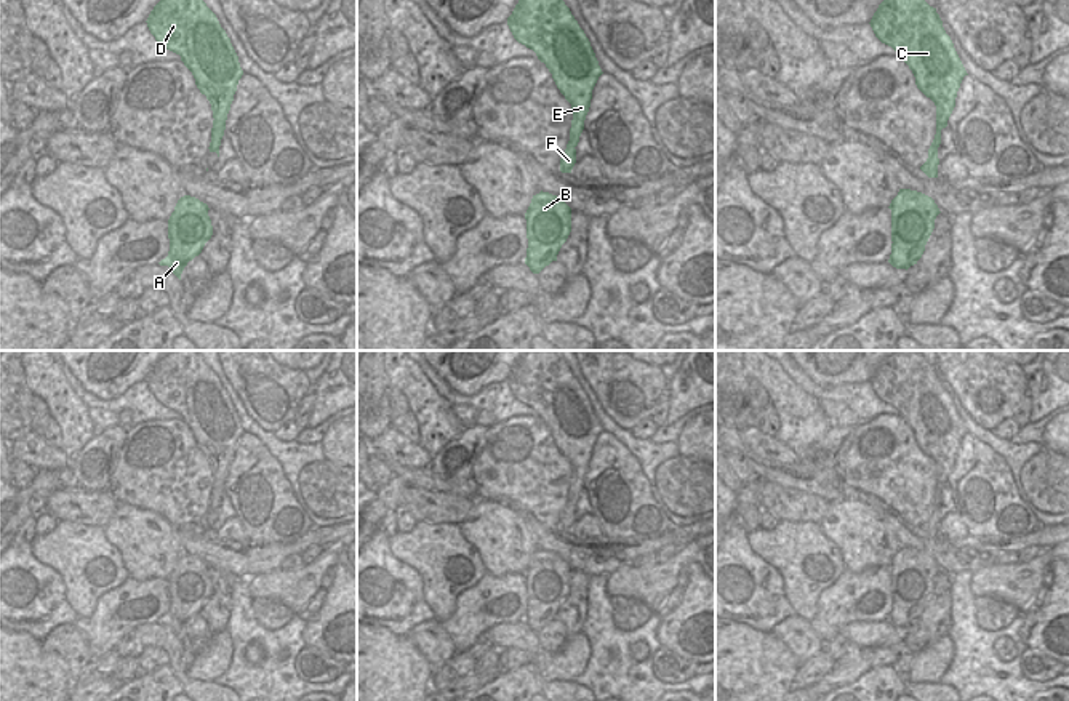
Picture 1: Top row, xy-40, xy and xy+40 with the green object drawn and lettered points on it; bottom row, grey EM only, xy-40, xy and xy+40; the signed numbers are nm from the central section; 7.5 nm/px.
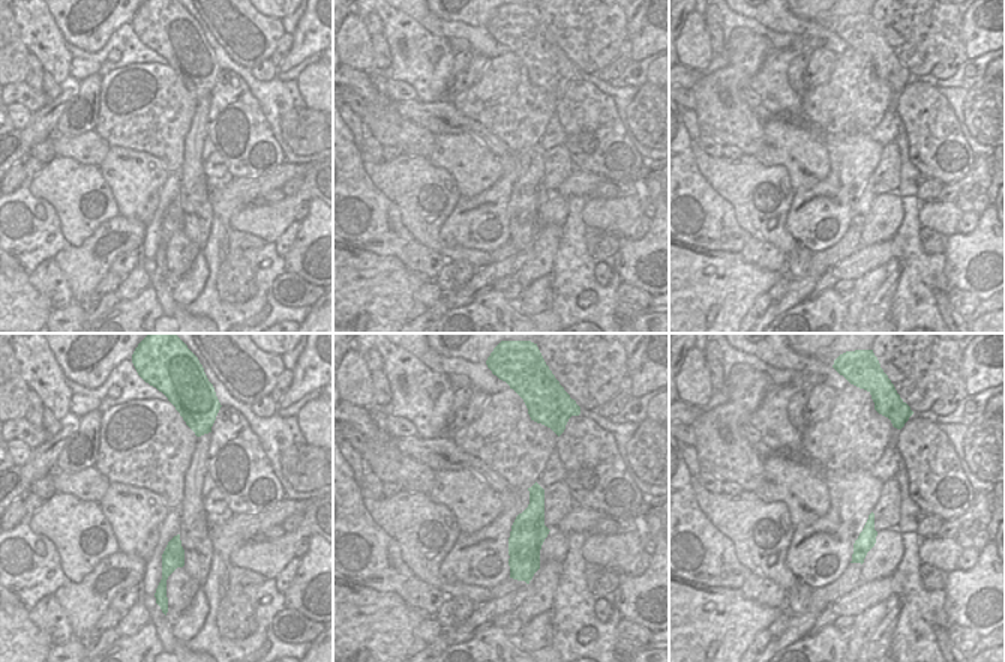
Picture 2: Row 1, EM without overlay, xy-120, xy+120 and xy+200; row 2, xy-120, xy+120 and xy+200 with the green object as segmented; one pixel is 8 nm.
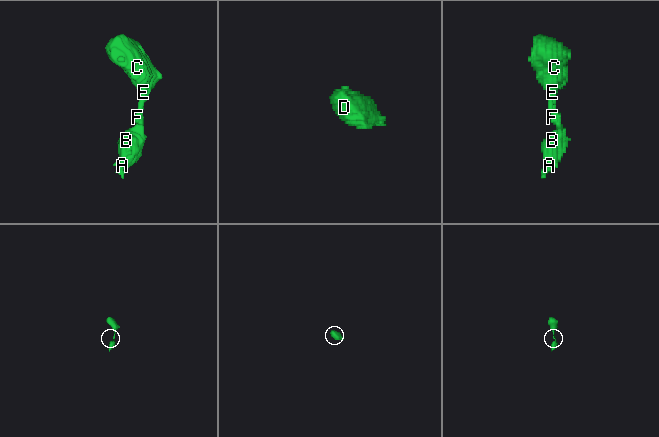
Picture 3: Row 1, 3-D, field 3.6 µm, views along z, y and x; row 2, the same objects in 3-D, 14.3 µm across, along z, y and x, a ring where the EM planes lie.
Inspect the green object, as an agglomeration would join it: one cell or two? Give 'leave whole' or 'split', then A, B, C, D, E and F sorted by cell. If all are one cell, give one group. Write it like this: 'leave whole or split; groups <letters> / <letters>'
leave whole; groups A B C D E F

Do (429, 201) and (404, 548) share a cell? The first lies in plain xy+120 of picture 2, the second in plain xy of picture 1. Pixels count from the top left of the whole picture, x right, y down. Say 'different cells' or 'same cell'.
same cell

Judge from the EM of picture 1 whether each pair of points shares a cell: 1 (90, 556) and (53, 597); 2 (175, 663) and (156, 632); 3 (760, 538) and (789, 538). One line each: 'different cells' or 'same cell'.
1: different cells
2: same cell
3: same cell

